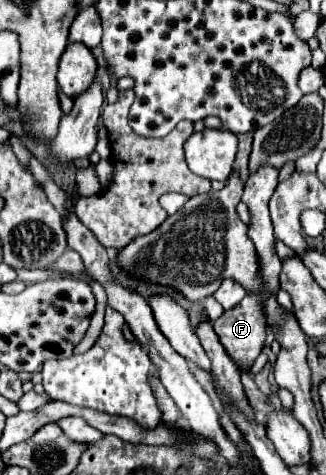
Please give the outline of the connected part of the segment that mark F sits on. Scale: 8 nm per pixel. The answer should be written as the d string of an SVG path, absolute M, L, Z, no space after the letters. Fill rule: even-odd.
M246 294L244 300L234 308L226 310L216 322L214 330L220 336L220 342L232 354L232 358L238 362L240 358L248 358L248 364L256 360L260 354L264 340L266 340L266 326L264 326L264 310L260 310L260 296L258 294Z

